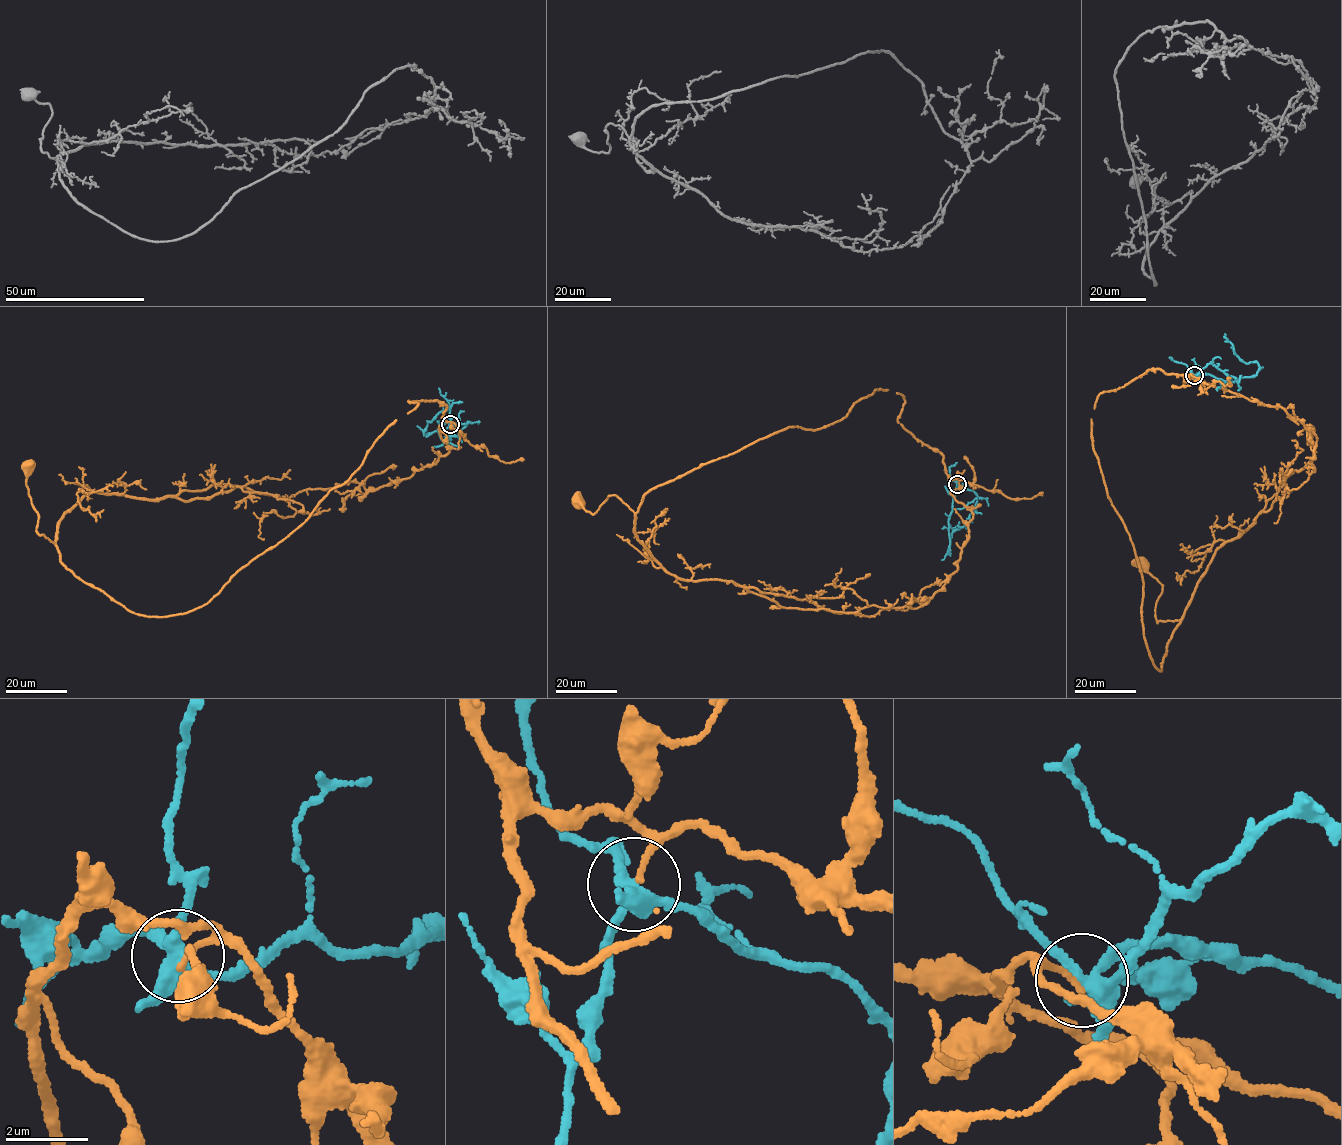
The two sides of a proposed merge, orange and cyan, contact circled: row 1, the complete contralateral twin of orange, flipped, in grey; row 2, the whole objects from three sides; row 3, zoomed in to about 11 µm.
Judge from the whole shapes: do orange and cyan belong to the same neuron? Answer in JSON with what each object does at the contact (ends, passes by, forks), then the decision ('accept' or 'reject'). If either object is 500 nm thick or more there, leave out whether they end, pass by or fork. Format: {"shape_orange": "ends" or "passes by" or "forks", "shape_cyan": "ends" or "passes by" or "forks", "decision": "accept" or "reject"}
{"shape_orange": "ends", "shape_cyan": "forks", "decision": "reject"}

